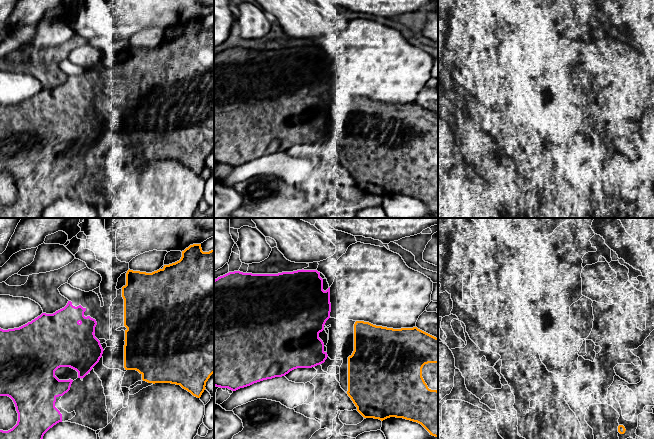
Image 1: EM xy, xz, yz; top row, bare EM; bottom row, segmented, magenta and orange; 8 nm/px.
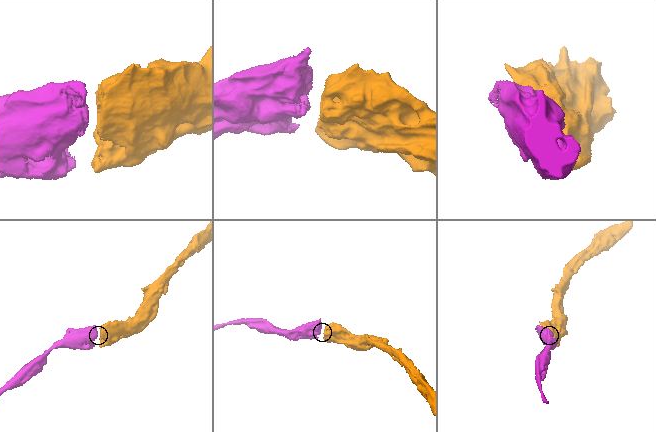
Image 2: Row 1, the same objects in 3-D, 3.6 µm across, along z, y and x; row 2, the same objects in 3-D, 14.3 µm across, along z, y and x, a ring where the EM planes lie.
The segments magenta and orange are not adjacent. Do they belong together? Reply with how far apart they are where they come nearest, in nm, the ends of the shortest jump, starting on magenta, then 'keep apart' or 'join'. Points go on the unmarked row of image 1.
gap 170 nm; span xy (103, 126), (124, 126); join

